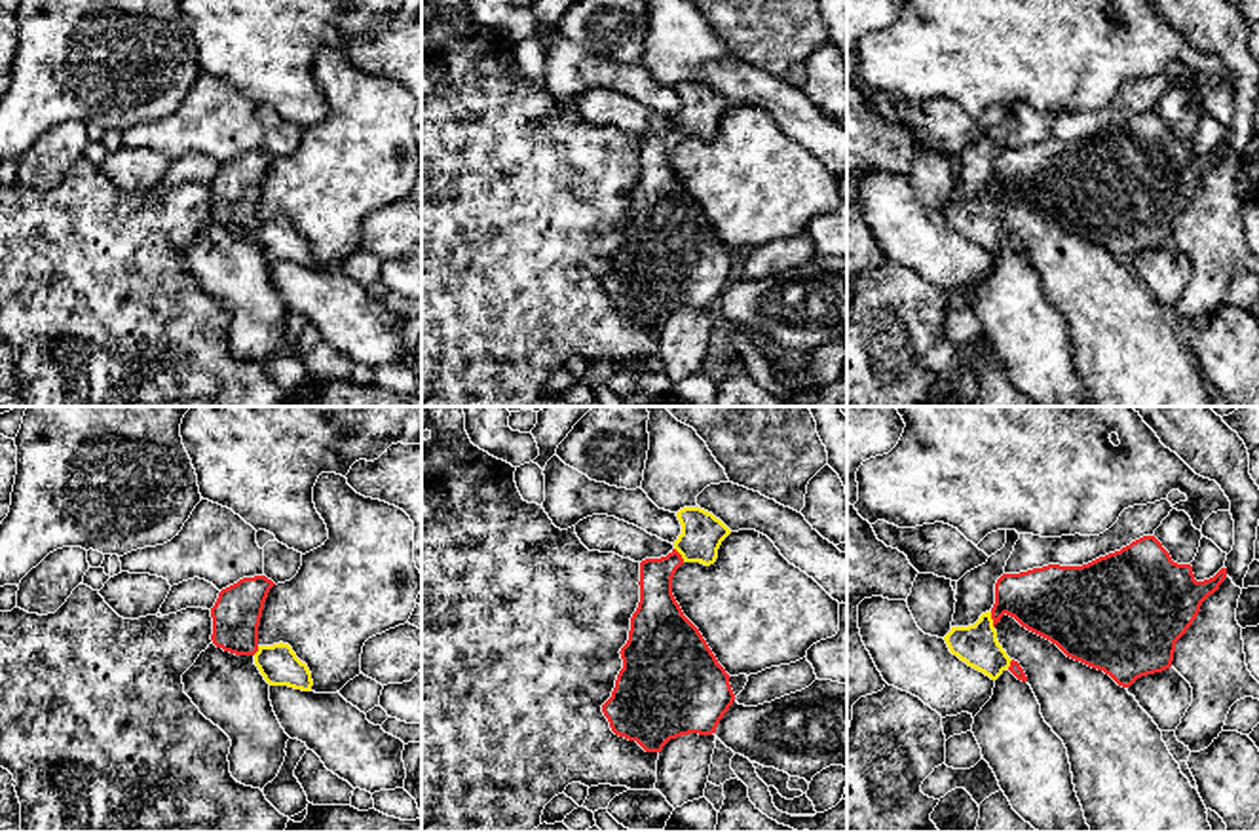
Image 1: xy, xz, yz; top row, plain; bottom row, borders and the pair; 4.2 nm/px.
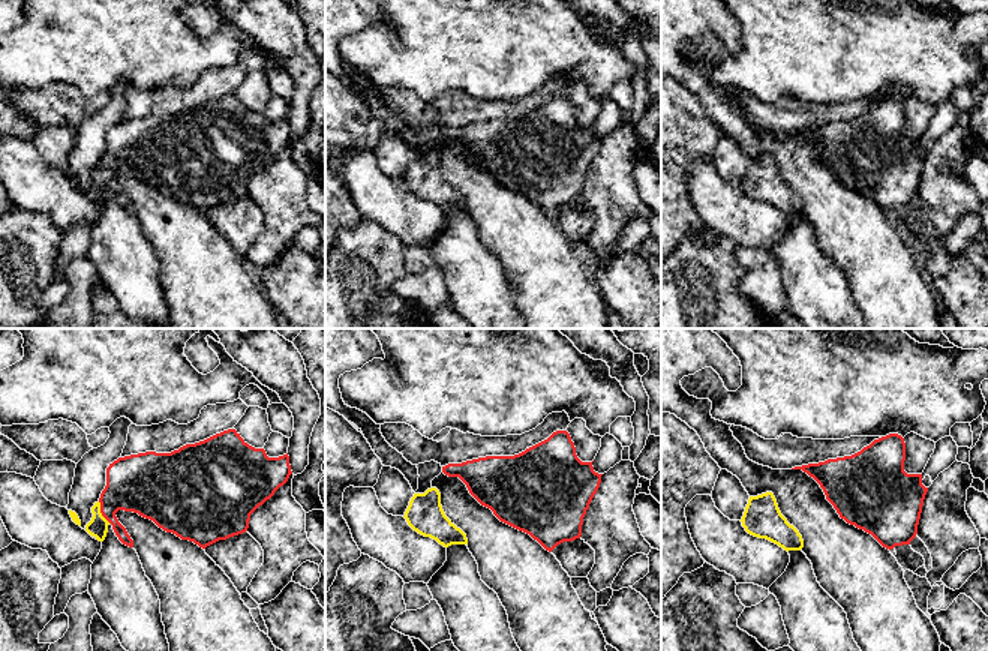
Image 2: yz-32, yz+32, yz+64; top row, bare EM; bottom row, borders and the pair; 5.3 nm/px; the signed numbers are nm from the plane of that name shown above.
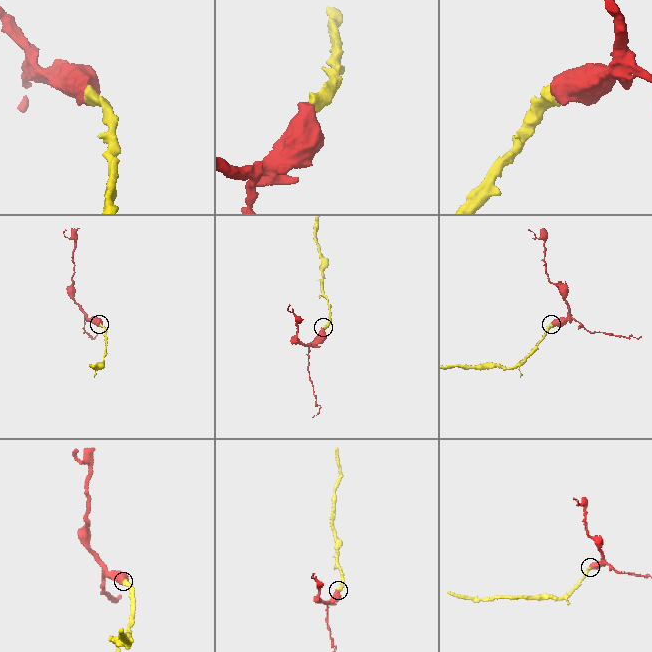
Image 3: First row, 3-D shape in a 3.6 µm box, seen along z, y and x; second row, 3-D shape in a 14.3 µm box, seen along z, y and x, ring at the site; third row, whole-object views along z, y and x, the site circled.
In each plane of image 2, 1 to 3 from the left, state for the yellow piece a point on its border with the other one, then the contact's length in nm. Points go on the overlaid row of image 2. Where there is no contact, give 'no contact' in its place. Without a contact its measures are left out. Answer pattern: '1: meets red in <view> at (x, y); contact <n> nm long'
1: meets red in yz-32 at (101, 512); contact 140 nm long
2: no contact
3: no contact

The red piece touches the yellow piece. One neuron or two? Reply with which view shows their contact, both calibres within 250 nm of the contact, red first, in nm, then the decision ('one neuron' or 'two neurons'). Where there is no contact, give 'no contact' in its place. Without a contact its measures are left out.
yz | 300/180 nm | one neuron

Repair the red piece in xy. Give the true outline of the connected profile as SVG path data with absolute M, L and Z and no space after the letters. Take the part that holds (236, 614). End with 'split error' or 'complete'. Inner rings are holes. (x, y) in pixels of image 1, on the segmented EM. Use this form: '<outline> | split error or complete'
M254 576L222 589L211 608L211 640L224 652L253 655L254 665L270 686L289 686L310 691L313 686L311 672L289 644L258 644L264 602L273 585L275 583L266 576Z | split error

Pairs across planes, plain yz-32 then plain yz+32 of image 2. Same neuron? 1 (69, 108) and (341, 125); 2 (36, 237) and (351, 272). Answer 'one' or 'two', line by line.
1: two
2: one

